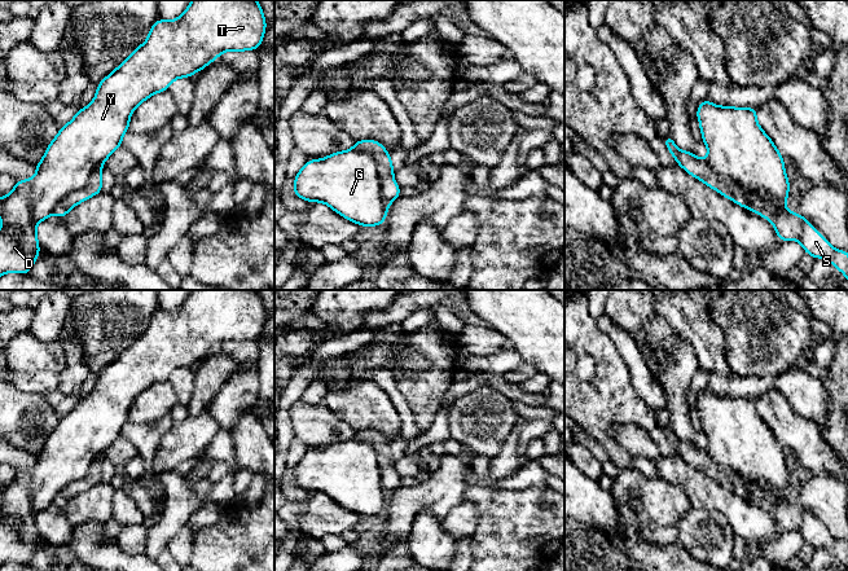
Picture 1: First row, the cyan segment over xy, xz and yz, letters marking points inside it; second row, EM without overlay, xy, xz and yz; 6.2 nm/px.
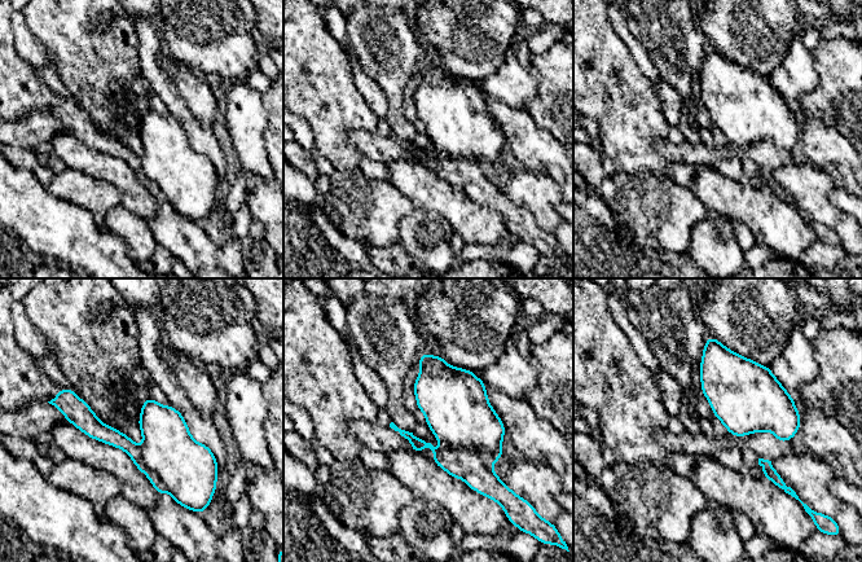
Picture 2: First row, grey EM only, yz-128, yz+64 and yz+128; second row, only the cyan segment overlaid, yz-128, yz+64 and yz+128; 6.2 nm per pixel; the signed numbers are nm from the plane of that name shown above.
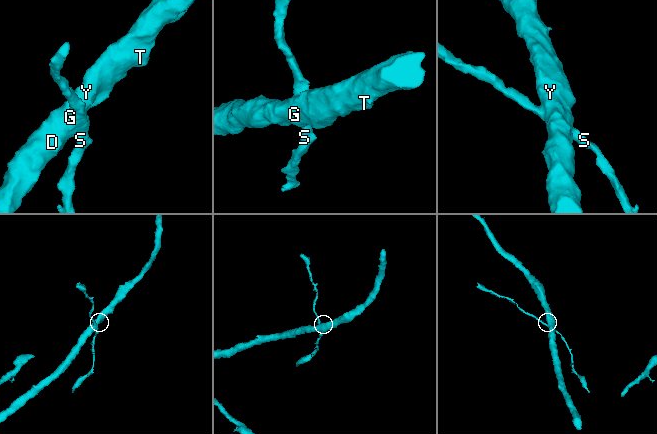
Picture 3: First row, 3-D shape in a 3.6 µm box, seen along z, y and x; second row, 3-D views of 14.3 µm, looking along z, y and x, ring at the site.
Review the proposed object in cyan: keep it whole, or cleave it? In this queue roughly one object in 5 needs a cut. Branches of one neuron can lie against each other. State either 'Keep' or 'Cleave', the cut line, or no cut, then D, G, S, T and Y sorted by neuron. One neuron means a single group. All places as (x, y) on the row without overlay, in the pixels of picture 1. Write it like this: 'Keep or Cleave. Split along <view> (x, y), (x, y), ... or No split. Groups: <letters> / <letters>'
Cleave. Split along xz (354, 438), (373, 446), (382, 487), (389, 493). Groups: D G T Y / S

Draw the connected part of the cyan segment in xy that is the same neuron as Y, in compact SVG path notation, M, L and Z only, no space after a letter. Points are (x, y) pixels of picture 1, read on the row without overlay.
M193 290L185 302L176 309L157 309L144 334L139 335L113 363L97 374L93 391L62 417L45 439L45 444L36 454L36 464L30 470L17 470L12 483L0 487L0 566L8 562L28 565L40 537L36 526L36 514L47 510L56 496L67 486L83 480L91 464L102 458L104 452L122 436L122 429L129 417L133 400L150 386L168 381L177 368L190 368L203 360L227 341L242 342L258 339L263 331L267 312L262 297L256 290Z

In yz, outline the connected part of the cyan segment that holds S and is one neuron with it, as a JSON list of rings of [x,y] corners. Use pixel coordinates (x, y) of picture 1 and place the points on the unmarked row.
[[[759,488],[752,491],[751,500],[773,514],[779,531],[798,530],[807,544],[829,550],[848,568],[848,541],[834,539],[803,505],[785,496],[768,496]]]

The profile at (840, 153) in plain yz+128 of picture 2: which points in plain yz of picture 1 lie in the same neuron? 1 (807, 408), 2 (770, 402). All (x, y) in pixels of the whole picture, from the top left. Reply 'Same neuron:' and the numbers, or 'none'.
Same neuron: 2

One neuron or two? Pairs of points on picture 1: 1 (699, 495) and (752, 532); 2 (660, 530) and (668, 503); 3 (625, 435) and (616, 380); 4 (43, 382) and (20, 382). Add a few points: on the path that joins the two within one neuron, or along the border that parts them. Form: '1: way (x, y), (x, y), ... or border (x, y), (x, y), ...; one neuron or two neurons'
1: way (712, 496), (717, 497), (739, 519); one neuron
2: way (660, 523), (662, 509); one neuron
3: border (654, 427), (616, 425), (611, 434); two neurons
4: way (38, 382), (25, 382); one neuron

